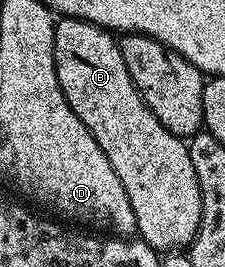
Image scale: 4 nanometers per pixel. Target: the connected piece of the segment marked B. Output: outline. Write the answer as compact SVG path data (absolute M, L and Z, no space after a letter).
M62 17L54 27L54 62L60 87L72 111L88 127L92 139L100 143L100 151L108 155L108 163L112 163L116 175L120 175L120 183L124 183L124 191L128 191L128 203L132 203L132 215L136 215L137 236L159 251L185 250L194 242L202 210L200 183L196 179L196 167L192 167L190 146L152 115L128 75L128 67L124 67L124 55L120 55L115 34L91 21Z

